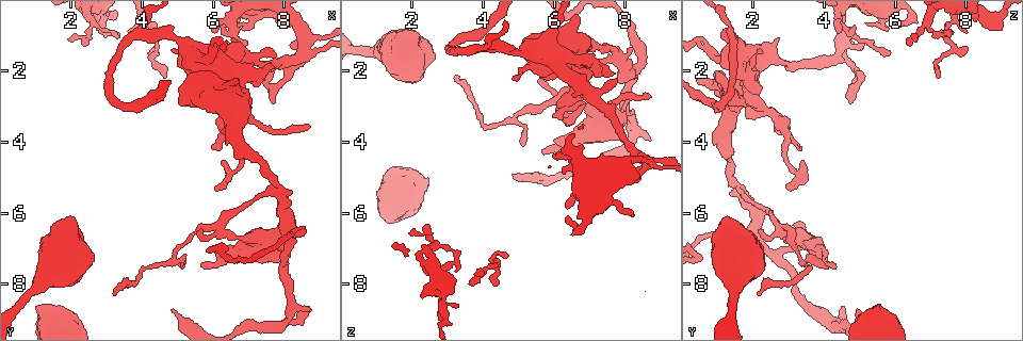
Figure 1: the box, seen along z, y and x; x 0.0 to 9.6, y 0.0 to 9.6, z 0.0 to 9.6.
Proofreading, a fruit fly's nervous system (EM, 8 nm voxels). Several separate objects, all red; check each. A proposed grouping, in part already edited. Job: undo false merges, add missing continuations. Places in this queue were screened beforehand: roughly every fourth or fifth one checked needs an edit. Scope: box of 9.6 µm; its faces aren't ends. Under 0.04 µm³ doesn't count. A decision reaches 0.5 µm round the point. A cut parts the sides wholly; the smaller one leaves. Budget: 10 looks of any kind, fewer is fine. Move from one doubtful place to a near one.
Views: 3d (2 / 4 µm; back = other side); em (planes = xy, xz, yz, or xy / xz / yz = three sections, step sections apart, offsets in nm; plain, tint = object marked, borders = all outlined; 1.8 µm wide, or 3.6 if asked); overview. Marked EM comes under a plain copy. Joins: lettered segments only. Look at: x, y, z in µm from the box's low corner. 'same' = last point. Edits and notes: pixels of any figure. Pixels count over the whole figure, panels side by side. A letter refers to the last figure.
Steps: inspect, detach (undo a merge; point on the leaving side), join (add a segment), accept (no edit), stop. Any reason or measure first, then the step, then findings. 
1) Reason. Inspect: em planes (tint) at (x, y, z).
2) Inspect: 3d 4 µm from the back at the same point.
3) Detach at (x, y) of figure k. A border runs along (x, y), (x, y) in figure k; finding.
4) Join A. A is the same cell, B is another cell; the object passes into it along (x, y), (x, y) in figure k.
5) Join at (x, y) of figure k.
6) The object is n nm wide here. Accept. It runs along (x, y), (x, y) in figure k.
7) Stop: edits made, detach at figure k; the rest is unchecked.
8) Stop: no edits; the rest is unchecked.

Inspect: em planes (tint) at (4.15, 1.00, 1.25).

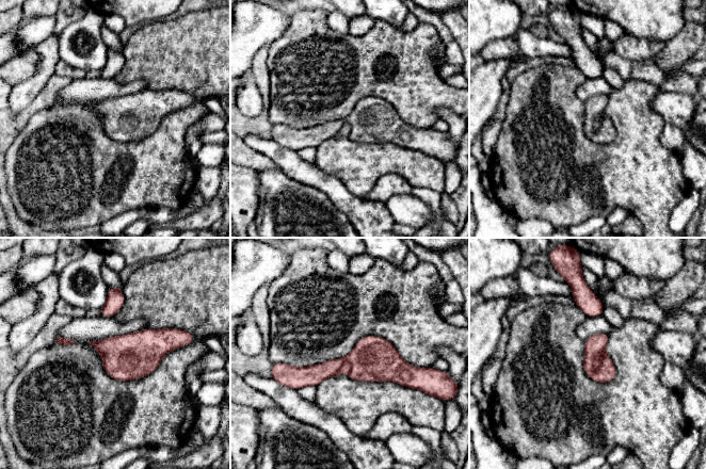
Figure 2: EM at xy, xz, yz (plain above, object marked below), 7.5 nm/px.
Inspect: em planes (borders) at the same point.

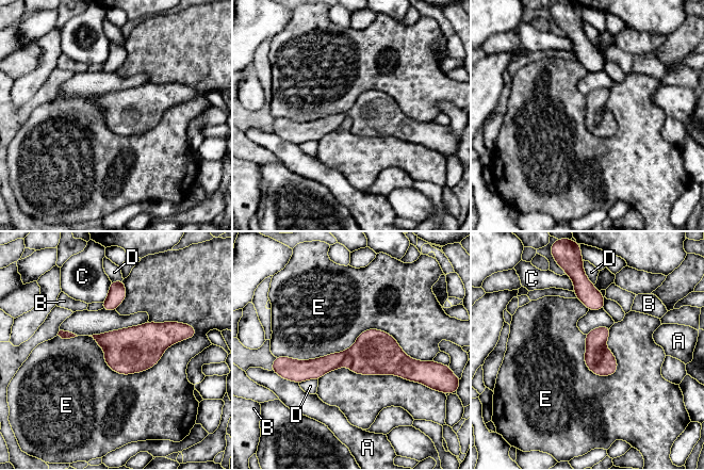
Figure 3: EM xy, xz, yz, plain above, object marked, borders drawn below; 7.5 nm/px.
Accept. A, B, C, D and E are other cells; continuous, no second neuron.

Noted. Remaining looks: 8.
Abrupt turn. Inspect: em 3.6 µm xz step 8 (tint) at (8.55, 1.40, 4.50).

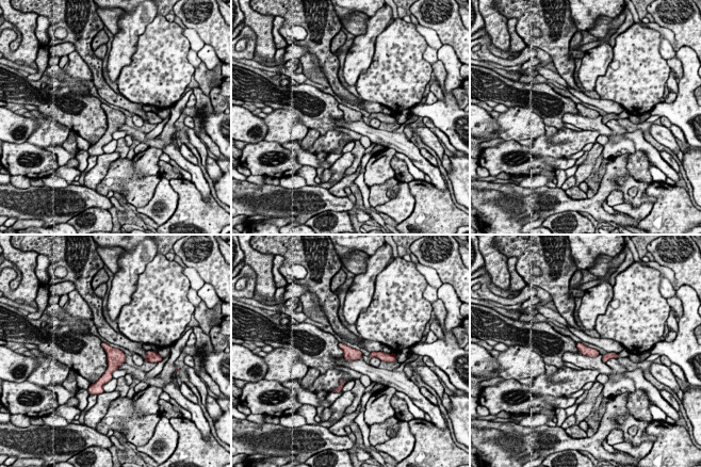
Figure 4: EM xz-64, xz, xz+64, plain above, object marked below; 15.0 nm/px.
Inspect: em 3.6 µm planes (tint) at the same point.

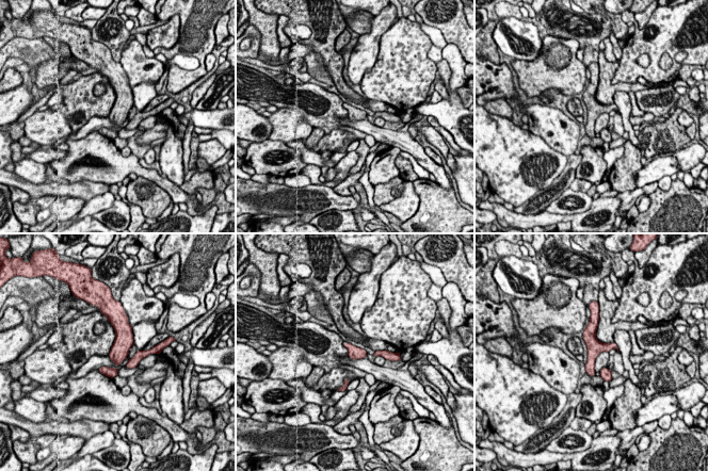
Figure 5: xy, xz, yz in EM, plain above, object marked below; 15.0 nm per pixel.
See the neighbours. Inspect: em 3.6 µm planes (borders) at the same point.

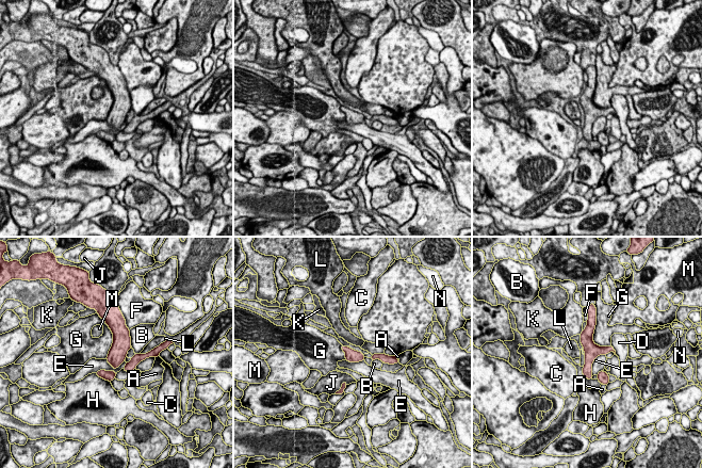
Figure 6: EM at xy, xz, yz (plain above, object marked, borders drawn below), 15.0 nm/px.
The longest contact is with E, 500 nm. Accept. A, B, C, D, E, F, G, H, J, K, L, M and N are other cells; a border runs along (125, 360), (112, 370), (95, 372) in figure 6; one neuron here.

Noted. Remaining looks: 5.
Inspect: em planes (tint) at (7.50, 6.70, 3.45).

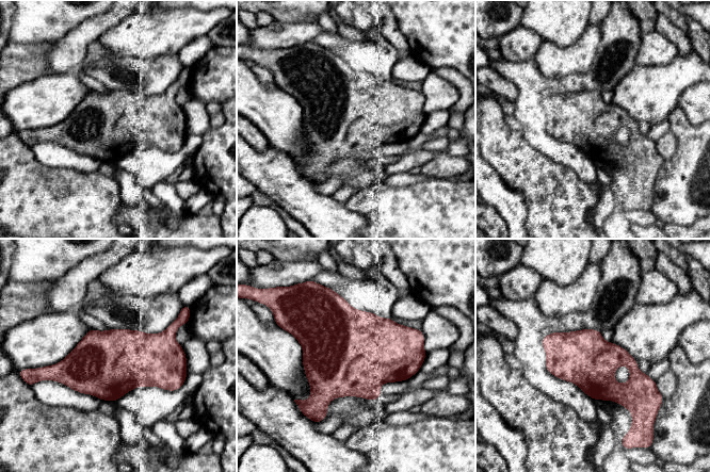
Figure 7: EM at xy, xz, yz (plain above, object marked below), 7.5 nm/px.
See the neighbours. Inspect: em planes (borders) at the same point.

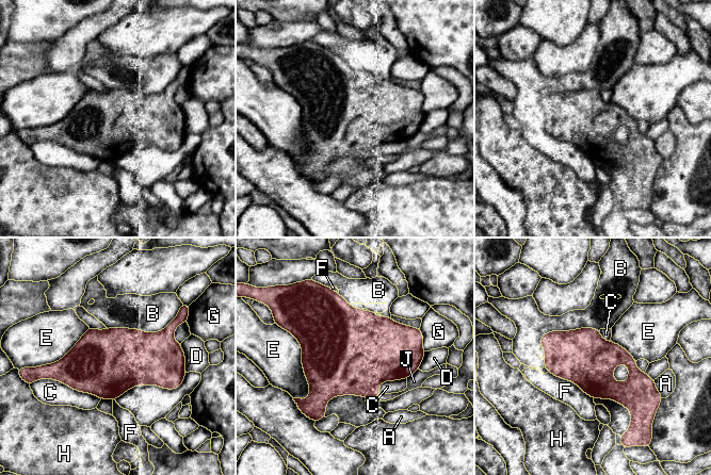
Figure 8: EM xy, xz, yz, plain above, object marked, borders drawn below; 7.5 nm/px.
The longest contact is with E, 550 nm. Accept. A, B, C, D, E, F, G, H and J are other cells; a border runs along (46, 378), (100, 399) in figure 8; all the same neuron.

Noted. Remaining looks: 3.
An open end. Inspect: 3d 2 µm at (4.85, 8.75, 4.95).

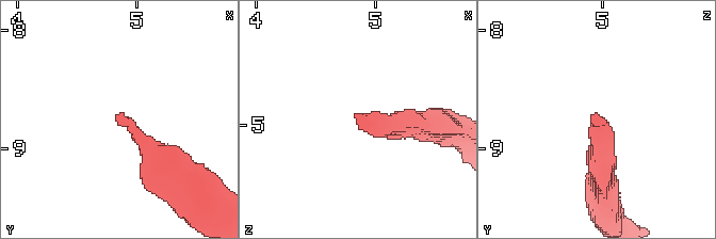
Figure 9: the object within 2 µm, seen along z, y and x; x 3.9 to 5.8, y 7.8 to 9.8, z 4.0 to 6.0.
Inspect: em yz step 8 (borders) at (4.88, 8.72, 4.90).

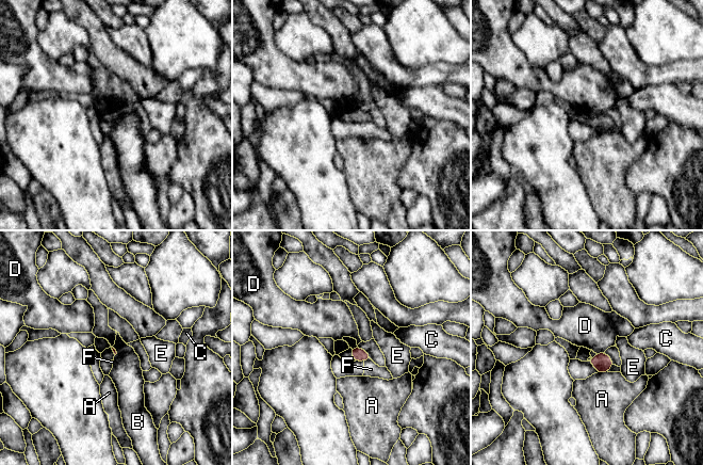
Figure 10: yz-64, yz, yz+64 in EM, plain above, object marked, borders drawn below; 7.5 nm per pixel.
Accept. A, B, C, D, E and F are other cells; no lettered segment goes on from it.

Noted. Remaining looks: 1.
Stop: no edits; the rest is unchecked.

